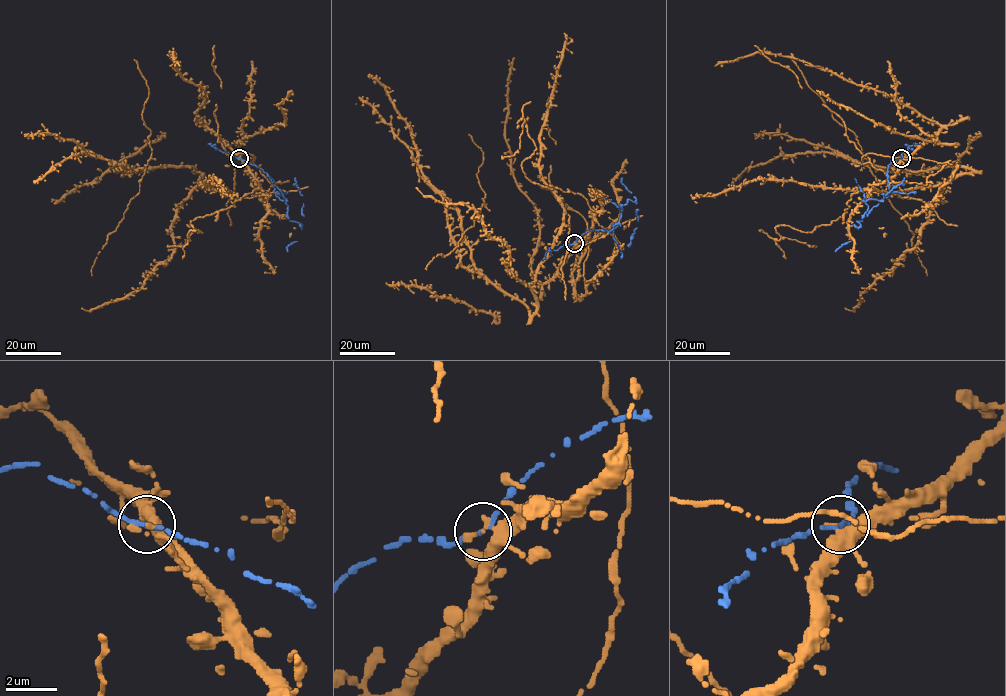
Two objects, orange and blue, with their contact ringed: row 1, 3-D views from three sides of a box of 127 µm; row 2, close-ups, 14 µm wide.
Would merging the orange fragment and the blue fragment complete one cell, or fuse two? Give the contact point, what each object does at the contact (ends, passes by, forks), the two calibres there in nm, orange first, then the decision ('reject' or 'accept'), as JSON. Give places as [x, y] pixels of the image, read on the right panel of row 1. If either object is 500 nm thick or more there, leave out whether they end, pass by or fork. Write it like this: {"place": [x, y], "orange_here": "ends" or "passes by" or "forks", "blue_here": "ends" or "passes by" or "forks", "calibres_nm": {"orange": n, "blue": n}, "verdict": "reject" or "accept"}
{"place": [901, 158], "orange_here": "ends", "blue_here": "passes by", "calibres_nm": {"orange": 360, "blue": 170}, "verdict": "reject"}

